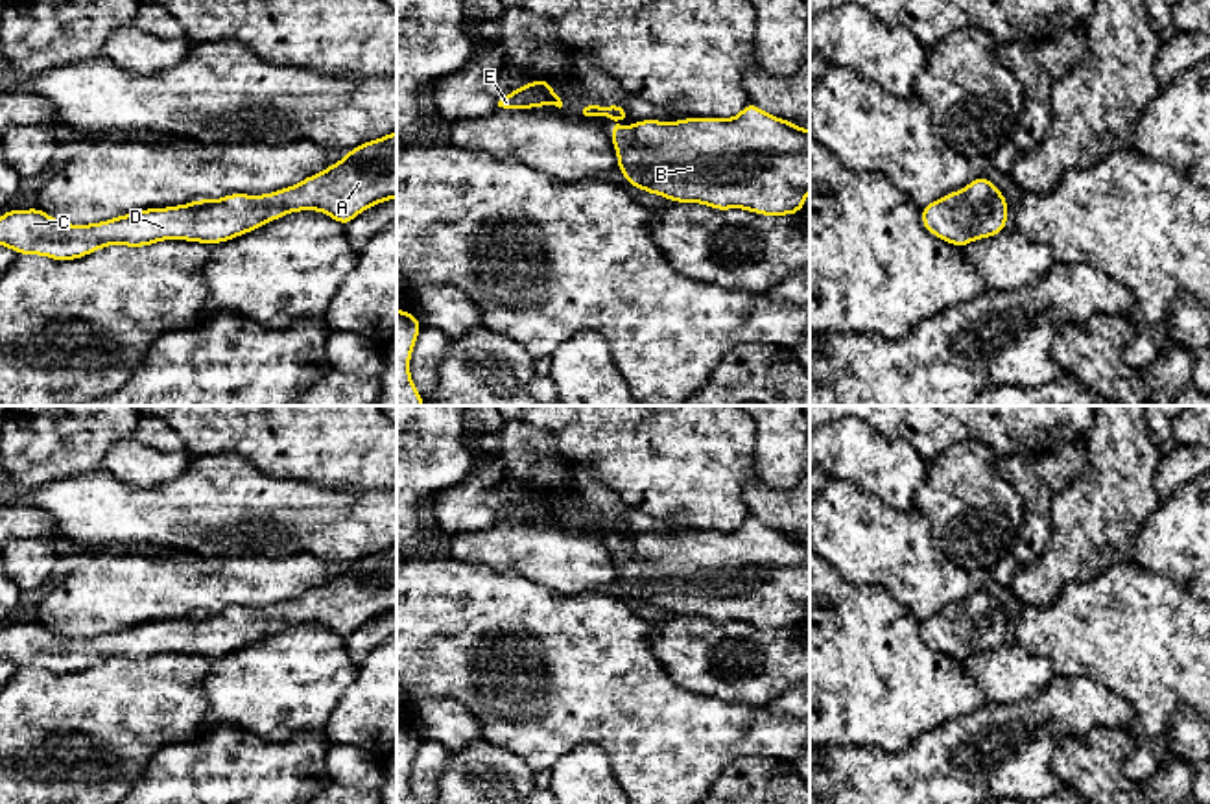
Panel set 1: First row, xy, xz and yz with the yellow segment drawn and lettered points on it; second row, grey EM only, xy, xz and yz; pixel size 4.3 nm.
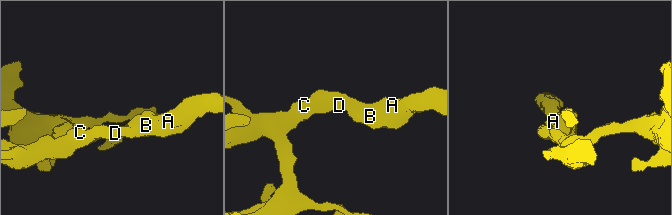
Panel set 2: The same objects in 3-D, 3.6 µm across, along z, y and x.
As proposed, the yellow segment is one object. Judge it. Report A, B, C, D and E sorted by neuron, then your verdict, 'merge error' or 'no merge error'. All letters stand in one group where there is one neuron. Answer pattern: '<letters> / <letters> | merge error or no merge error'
A B C D E | no merge error

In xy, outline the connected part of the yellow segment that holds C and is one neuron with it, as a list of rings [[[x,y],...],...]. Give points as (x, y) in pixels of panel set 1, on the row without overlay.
[[[397,544],[350,562],[341,575],[266,609],[146,621],[101,636],[63,636],[39,620],[0,629],[0,658],[18,668],[76,673],[113,656],[146,660],[162,653],[221,656],[290,625],[321,623],[349,638],[362,623],[397,610]]]

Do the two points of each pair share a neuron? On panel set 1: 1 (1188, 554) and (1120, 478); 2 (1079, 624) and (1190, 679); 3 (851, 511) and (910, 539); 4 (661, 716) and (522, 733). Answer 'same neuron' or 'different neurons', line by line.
1: different neurons
2: same neuron
3: same neuron
4: same neuron

